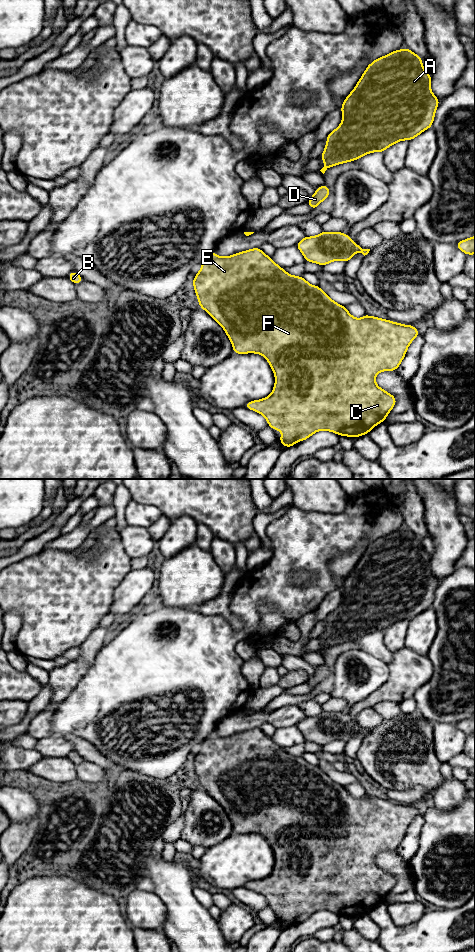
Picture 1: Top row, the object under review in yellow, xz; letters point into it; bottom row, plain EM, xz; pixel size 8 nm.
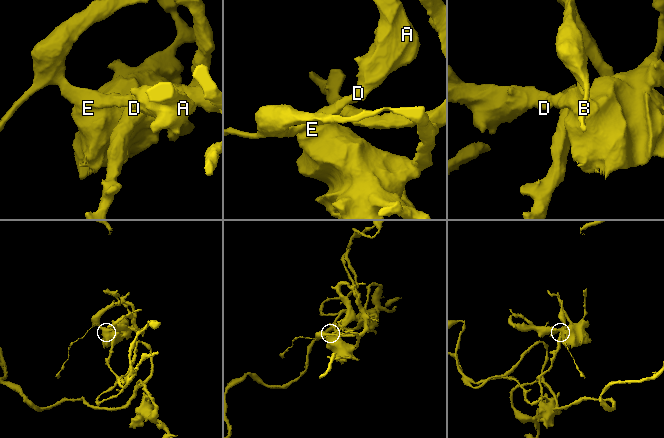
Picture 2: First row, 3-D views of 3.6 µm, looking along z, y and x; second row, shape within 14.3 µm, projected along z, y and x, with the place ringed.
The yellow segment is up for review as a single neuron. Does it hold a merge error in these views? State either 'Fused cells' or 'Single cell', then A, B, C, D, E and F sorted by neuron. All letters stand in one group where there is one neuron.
Single cell. Groups: A B C D E F

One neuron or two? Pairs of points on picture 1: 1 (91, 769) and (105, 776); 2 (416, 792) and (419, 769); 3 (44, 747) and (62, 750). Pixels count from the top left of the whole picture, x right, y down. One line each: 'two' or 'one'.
1: one
2: two
3: one

